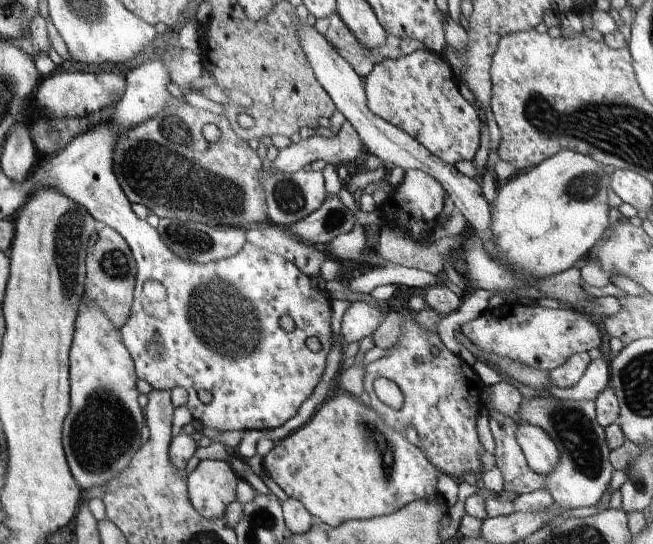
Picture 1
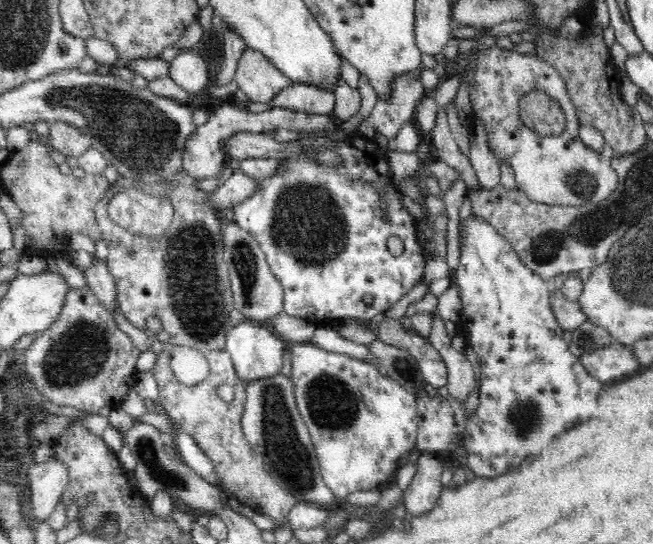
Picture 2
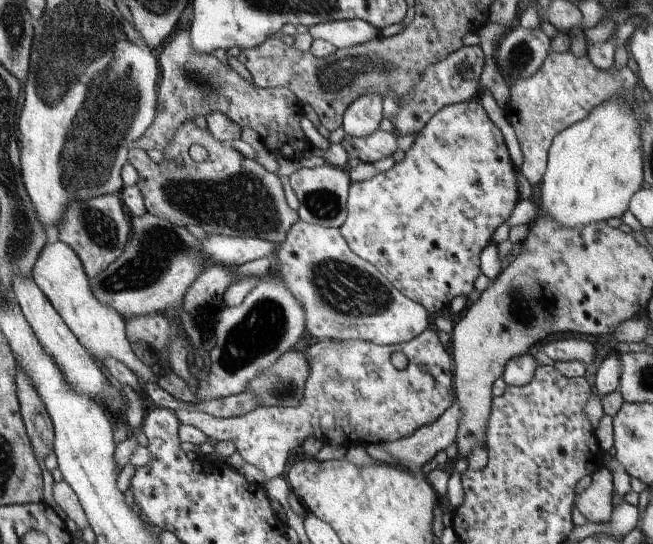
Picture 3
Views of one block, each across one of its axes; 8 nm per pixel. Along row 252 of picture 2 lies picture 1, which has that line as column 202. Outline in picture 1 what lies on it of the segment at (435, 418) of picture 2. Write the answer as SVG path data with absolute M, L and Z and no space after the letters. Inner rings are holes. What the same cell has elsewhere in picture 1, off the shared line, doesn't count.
M201 460L185 480L193 508L207 520L223 518L227 506L235 502L237 478L221 460Z

